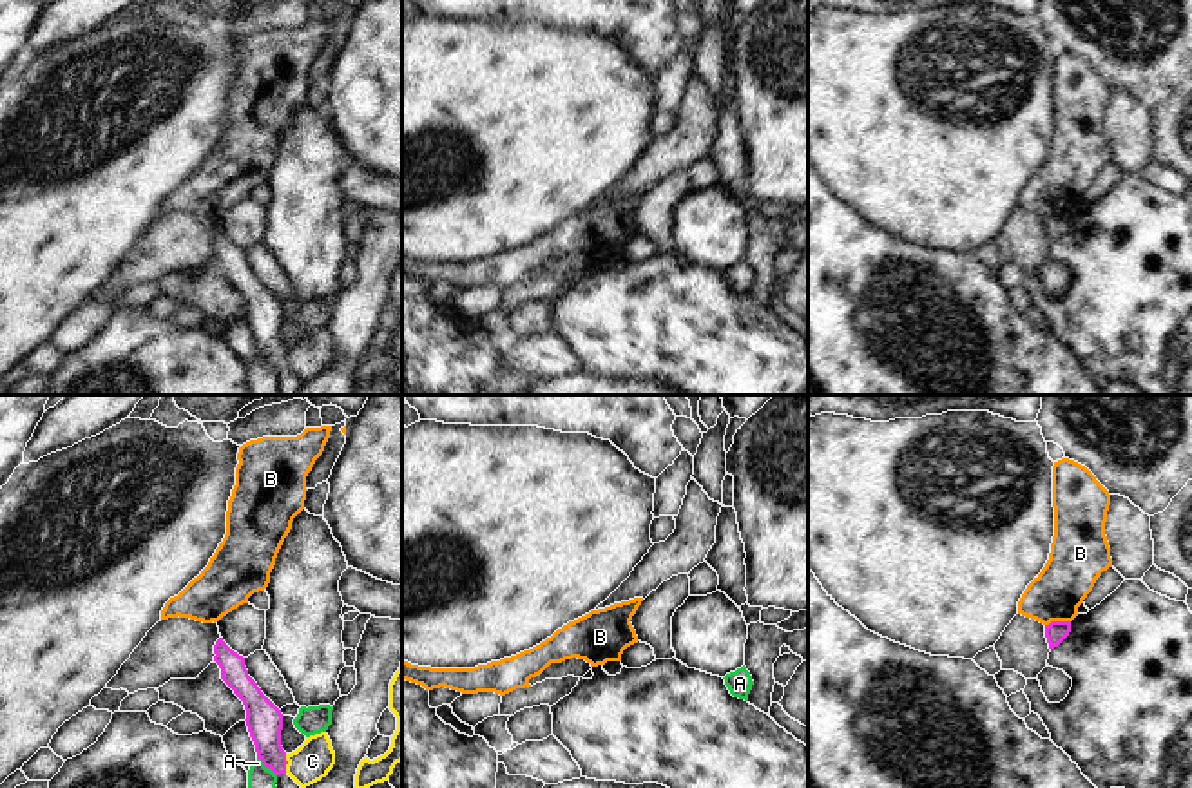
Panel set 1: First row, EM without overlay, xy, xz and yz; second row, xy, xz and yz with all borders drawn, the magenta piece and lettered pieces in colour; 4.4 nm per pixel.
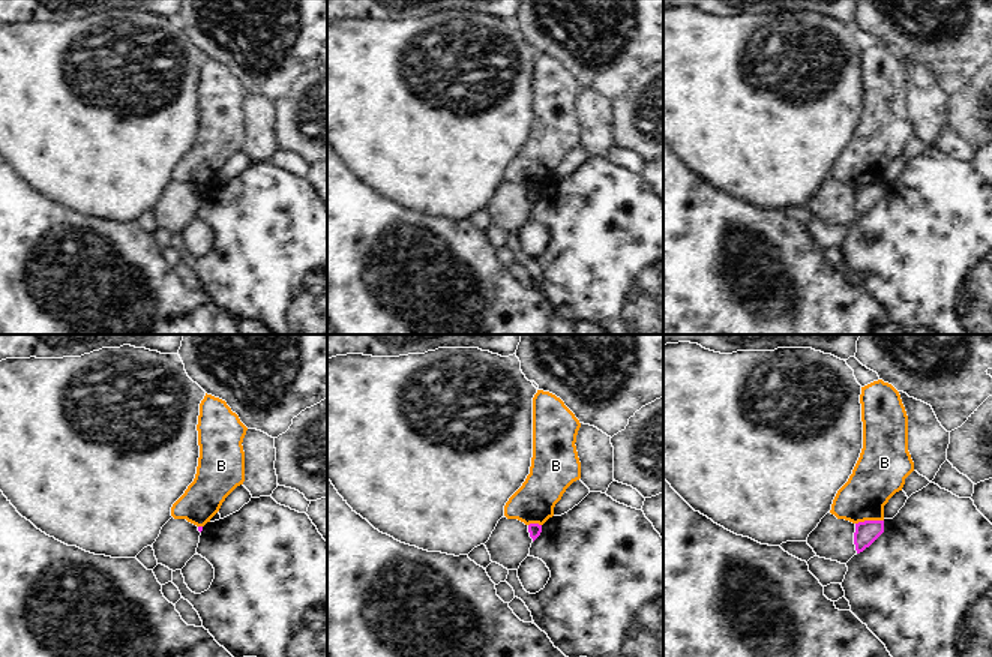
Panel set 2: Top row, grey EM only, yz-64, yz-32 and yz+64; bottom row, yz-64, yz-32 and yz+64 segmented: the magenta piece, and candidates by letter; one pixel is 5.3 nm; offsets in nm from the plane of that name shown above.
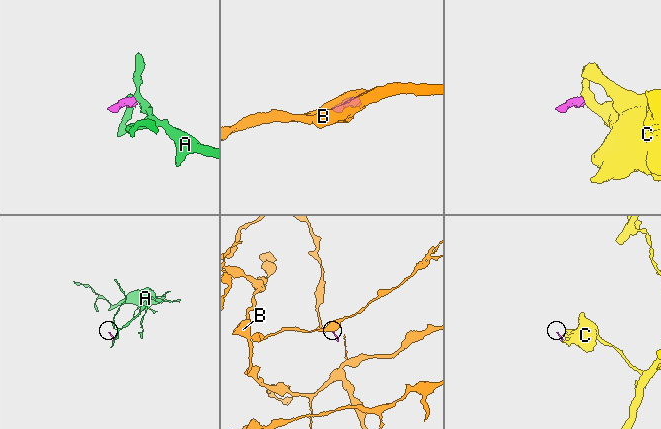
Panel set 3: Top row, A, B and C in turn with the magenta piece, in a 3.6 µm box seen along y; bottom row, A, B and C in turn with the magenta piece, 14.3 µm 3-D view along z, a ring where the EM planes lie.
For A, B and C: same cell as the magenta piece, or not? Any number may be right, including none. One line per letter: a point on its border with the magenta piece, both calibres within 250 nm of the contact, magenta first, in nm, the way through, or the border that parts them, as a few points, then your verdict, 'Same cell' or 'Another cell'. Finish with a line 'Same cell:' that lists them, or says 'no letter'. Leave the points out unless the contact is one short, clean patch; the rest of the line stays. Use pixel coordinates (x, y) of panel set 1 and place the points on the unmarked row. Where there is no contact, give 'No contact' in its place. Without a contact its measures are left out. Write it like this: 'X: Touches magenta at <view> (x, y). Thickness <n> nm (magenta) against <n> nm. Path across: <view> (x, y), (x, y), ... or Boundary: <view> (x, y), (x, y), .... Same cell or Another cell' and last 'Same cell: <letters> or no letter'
A: Touches magenta at xy (267, 361). Thickness 160 nm (magenta) against 130 nm. Boundary: xy (258, 352), (276, 370). Another cell
B: Touches magenta at yz (1057, 216). Thickness 100 nm (magenta) against 240 nm. Boundary: yz (1069, 214), (1051, 214), (1046, 220). Another cell
C: Touches magenta at xy (287, 357). Thickness 160 nm (magenta) against 170 nm. Boundary: xy (285, 348), (287, 366). Another cell
Same cell: no letter.

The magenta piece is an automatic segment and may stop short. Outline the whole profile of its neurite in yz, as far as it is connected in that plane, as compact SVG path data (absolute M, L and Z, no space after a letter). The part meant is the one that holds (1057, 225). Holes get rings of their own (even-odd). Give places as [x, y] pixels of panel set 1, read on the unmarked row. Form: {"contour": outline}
{"contour": "M1051 216L1045 219L1049 243L1058 241L1071 226L1071 216Z"}

